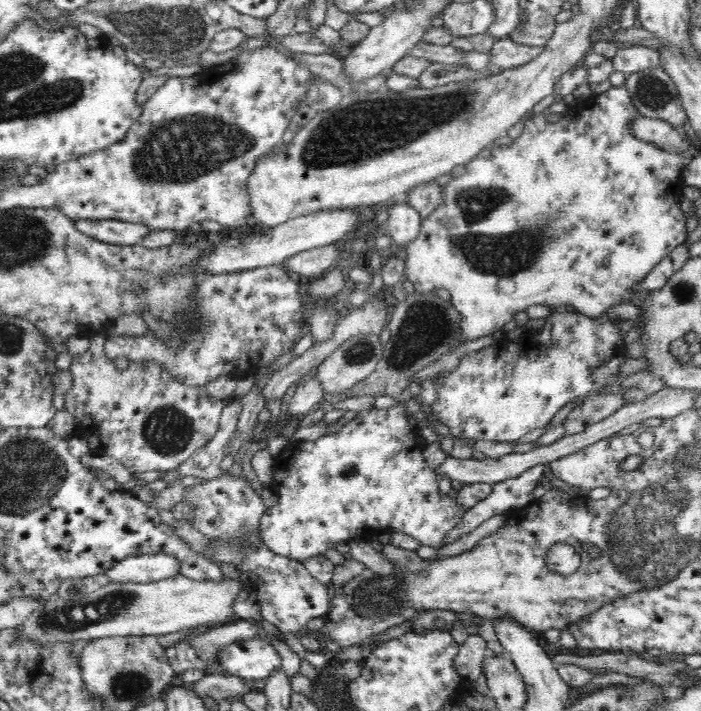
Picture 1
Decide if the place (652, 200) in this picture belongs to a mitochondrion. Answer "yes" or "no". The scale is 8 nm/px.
no

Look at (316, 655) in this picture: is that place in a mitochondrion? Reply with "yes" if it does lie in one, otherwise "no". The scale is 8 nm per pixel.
no

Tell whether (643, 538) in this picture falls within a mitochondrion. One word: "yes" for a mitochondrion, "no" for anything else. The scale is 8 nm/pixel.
yes

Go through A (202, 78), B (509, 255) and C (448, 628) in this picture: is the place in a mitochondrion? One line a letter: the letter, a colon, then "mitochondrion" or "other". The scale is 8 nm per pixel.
A: other
B: mitochondrion
C: other

